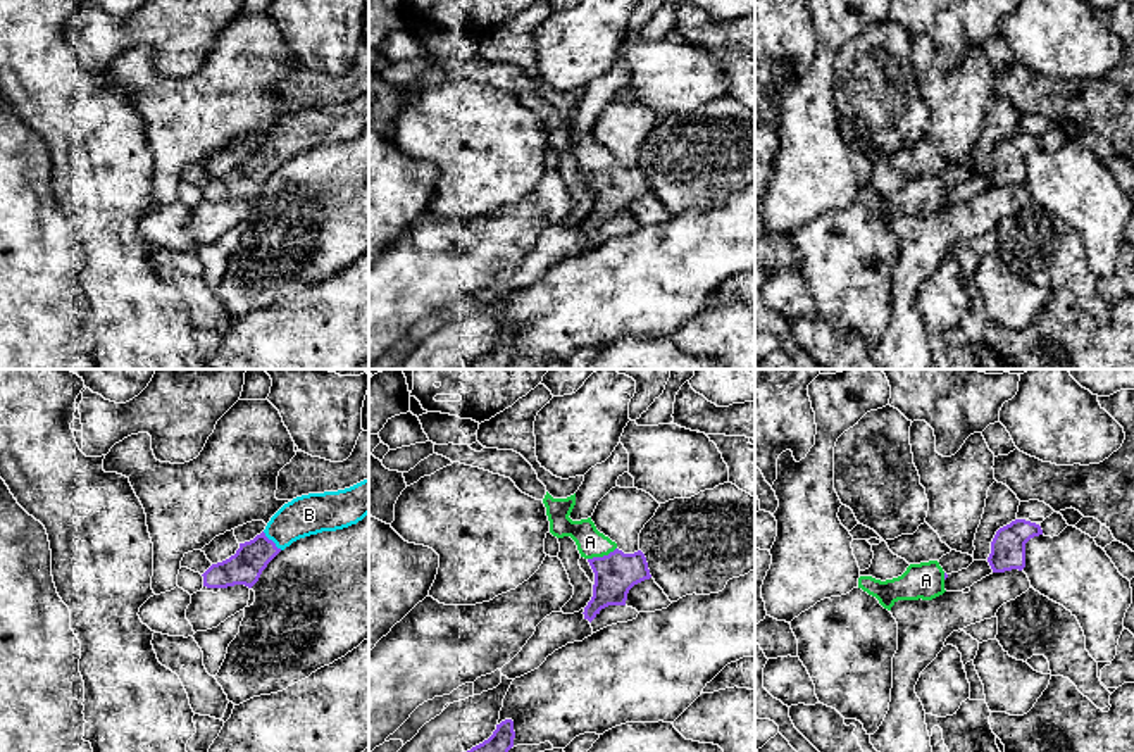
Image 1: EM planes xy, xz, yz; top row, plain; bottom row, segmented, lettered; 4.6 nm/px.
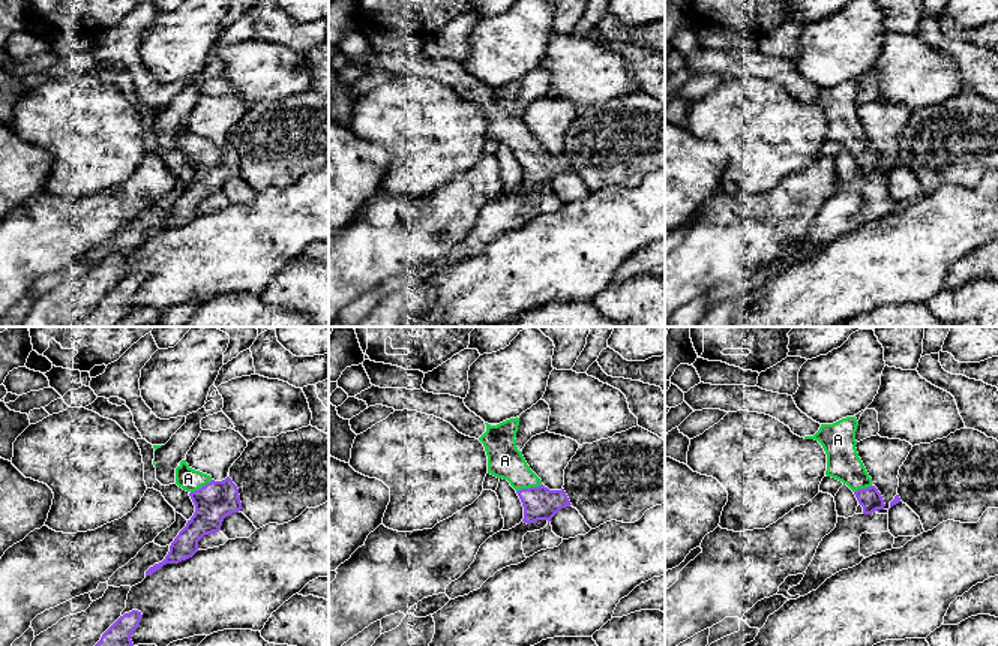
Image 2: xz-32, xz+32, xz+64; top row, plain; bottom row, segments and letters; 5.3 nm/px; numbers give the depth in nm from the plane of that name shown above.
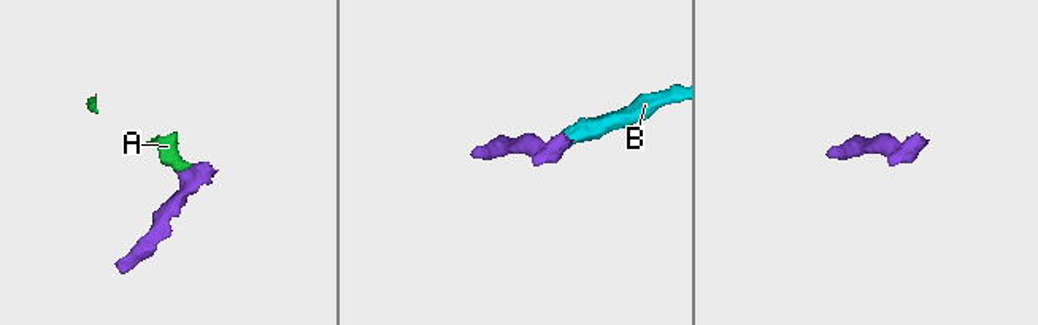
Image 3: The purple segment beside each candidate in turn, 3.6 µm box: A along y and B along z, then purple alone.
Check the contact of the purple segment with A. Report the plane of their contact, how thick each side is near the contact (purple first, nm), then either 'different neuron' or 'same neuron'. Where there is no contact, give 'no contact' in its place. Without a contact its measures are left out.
contact in xz; calibres 190 and 130 nm; same neuron

